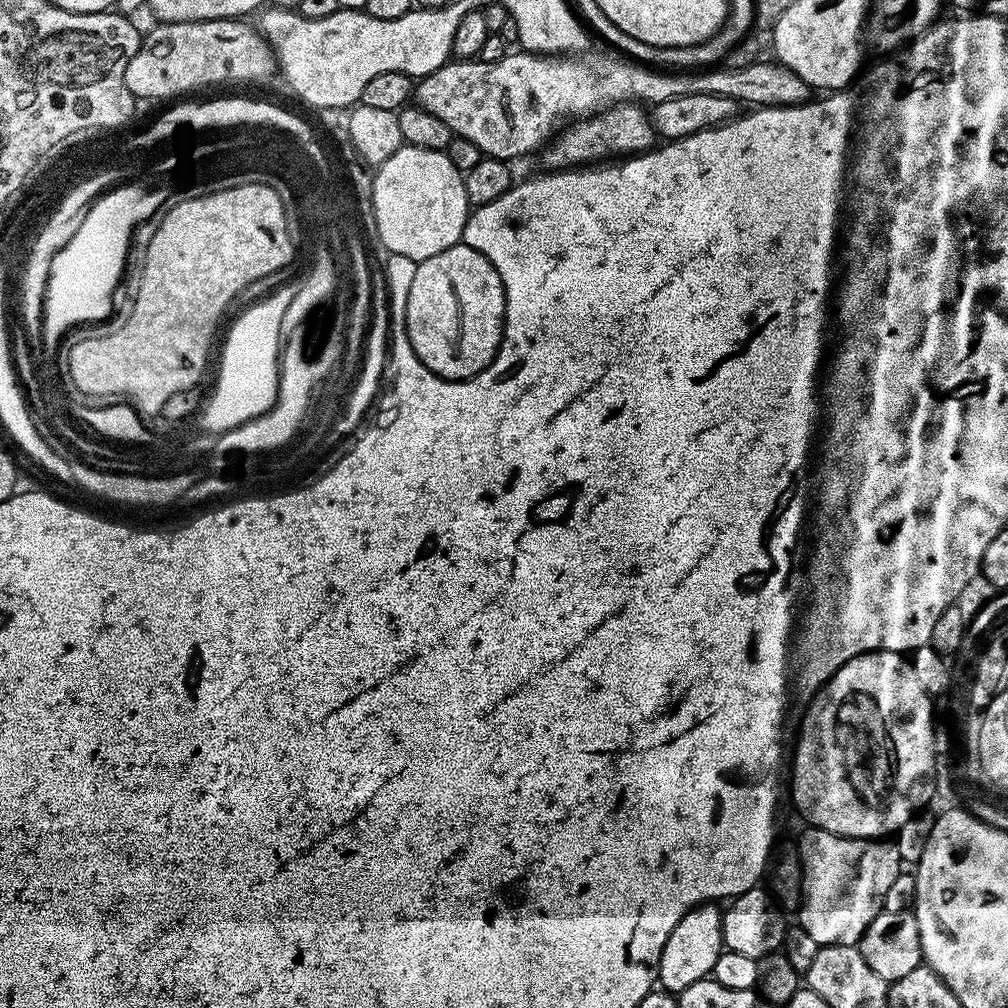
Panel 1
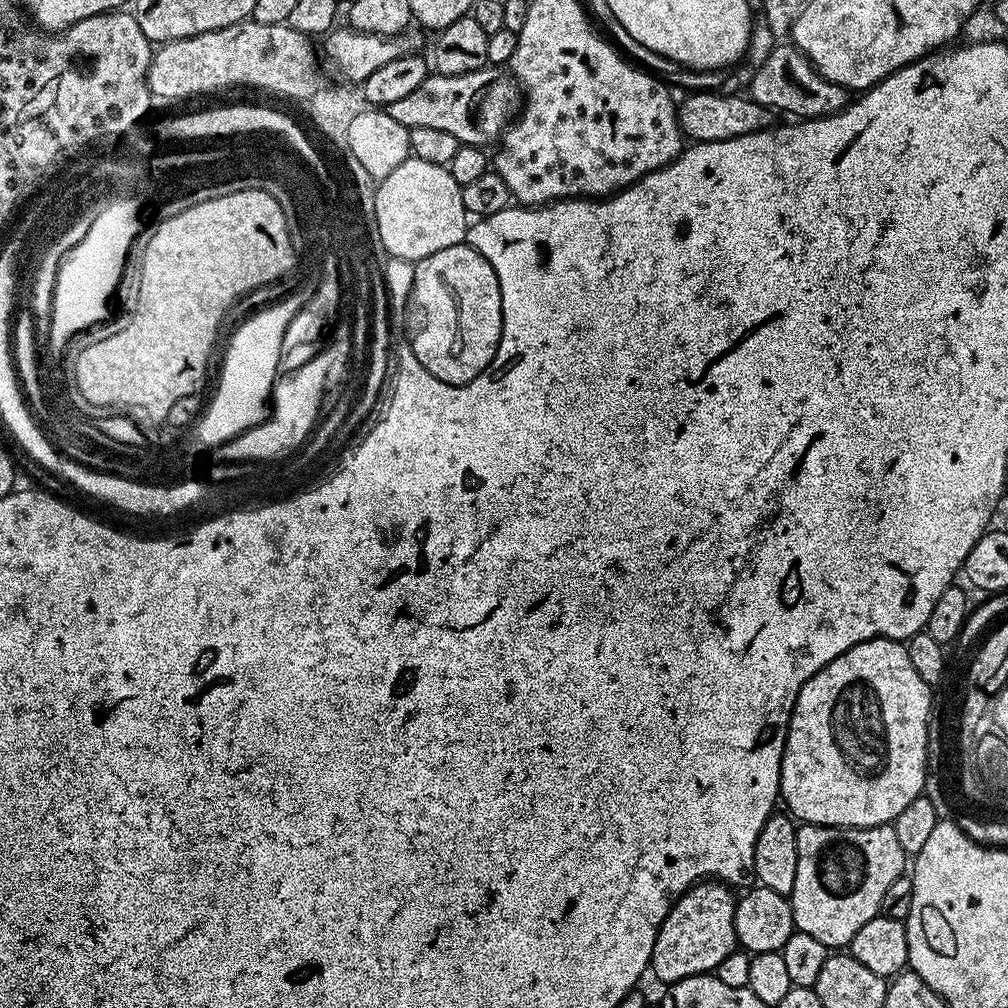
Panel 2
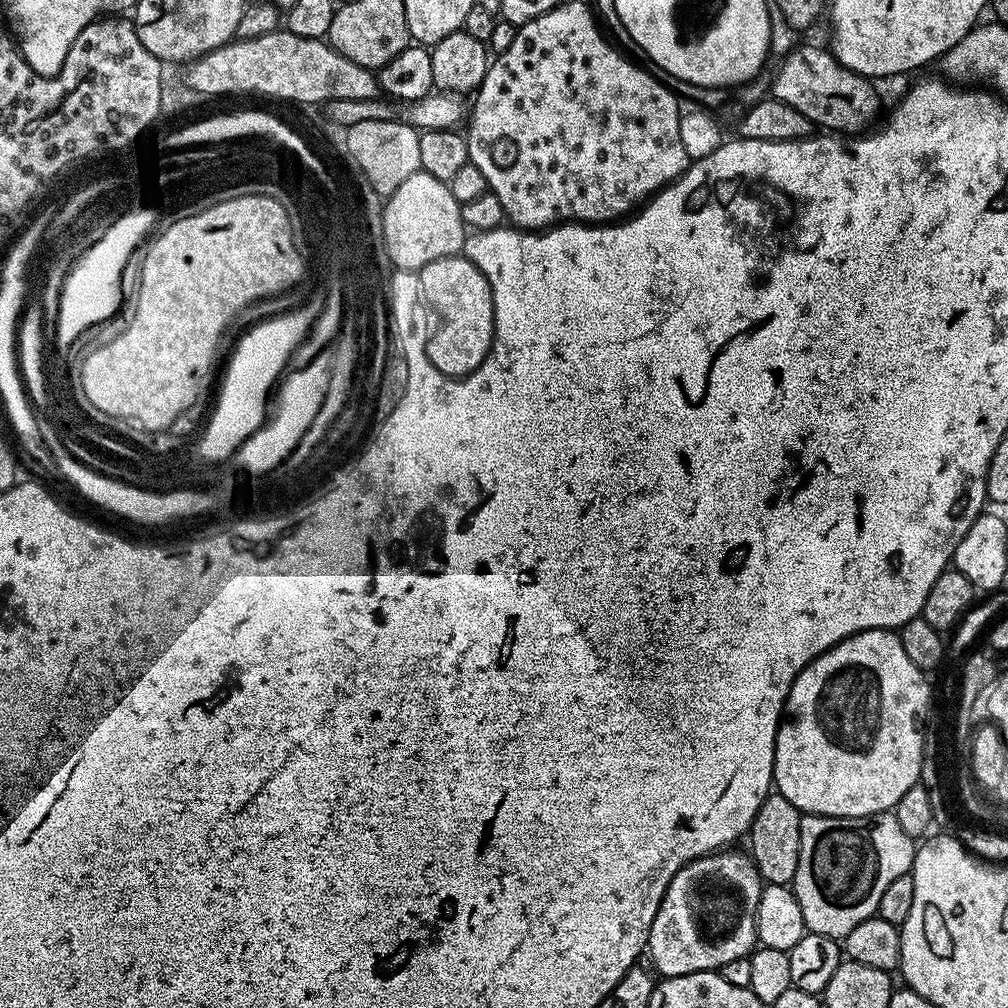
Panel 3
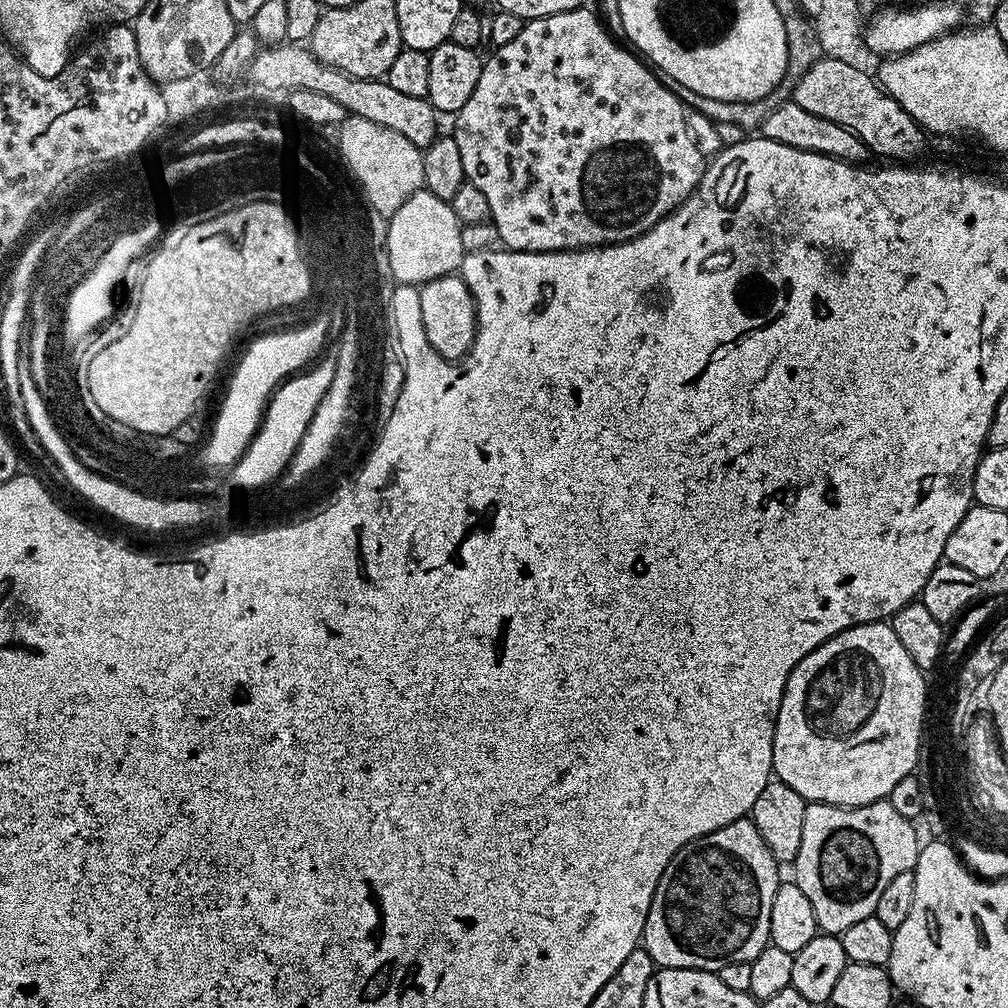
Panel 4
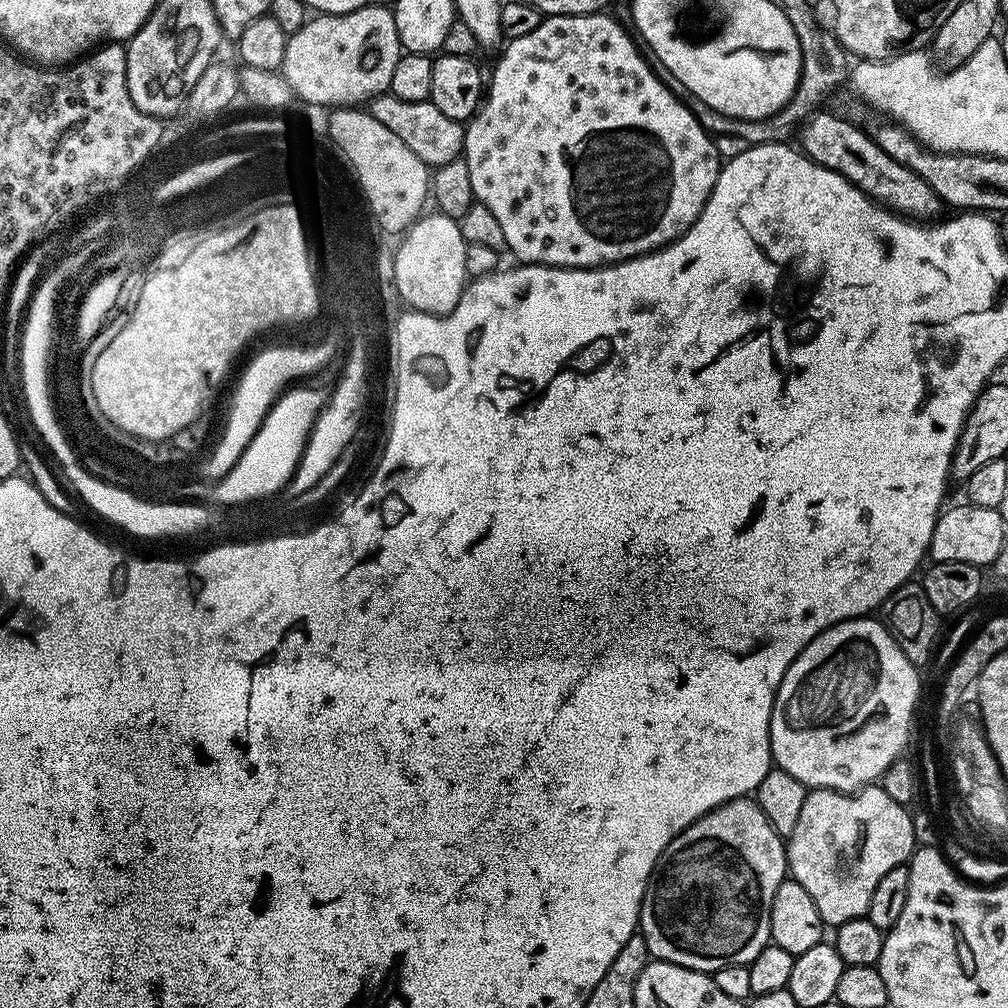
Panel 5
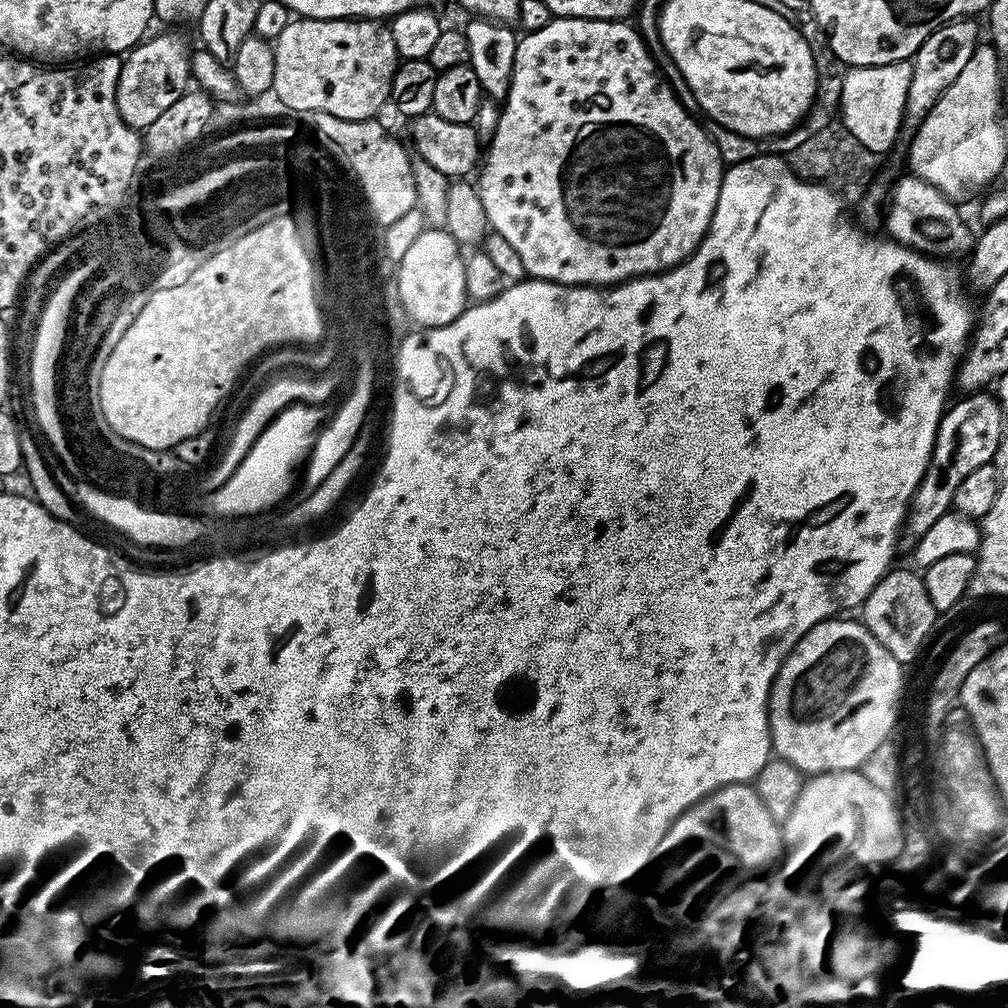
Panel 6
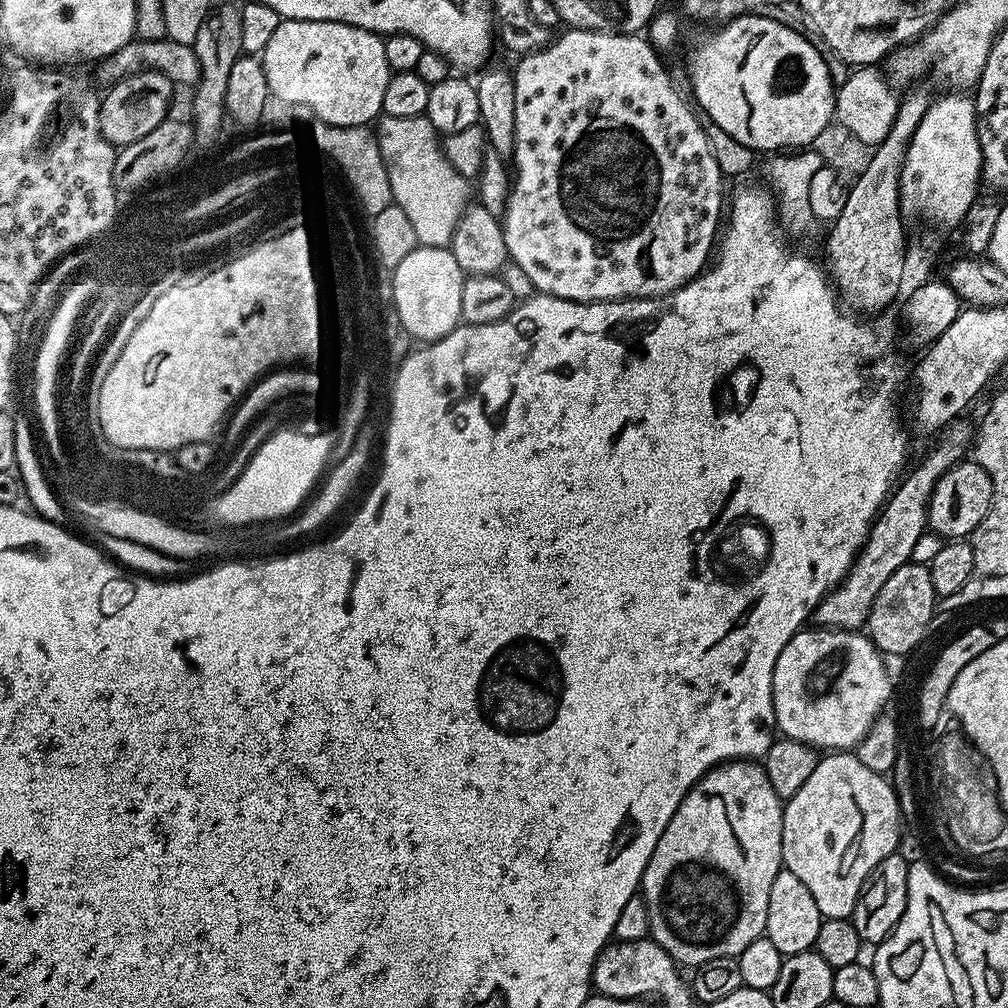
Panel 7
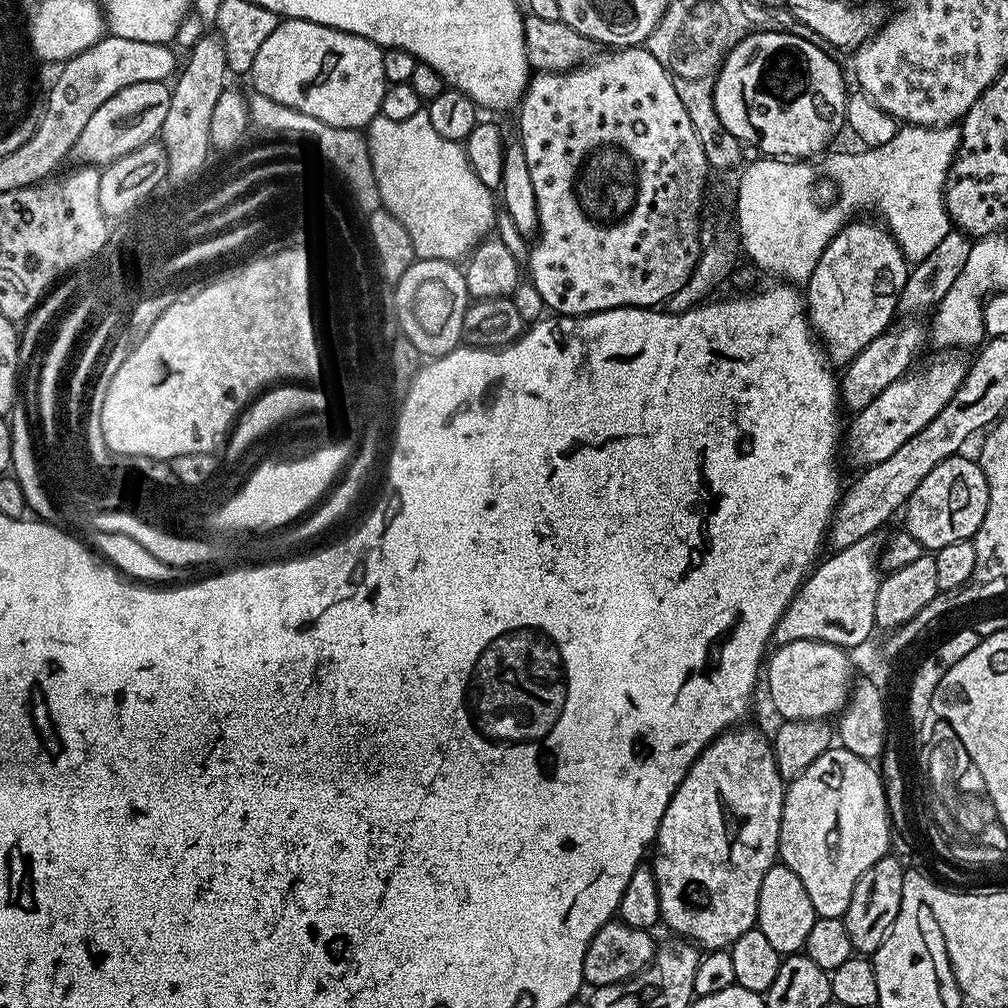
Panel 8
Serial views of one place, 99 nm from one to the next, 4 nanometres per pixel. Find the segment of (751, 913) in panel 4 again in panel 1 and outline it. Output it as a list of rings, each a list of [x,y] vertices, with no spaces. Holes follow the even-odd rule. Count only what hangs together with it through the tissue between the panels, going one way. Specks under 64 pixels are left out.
[[[712,902],[697,904],[682,918],[682,922],[678,922],[678,926],[674,926],[674,930],[670,930],[670,938],[666,938],[666,946],[660,955],[659,987],[679,994],[686,990],[686,986],[694,986],[694,982],[711,977],[714,962],[718,962],[723,951],[721,909]]]

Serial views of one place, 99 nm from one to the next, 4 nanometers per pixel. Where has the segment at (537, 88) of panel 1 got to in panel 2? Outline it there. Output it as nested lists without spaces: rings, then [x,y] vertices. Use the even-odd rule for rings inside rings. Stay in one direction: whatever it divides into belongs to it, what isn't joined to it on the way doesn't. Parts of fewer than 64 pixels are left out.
[[[791,42],[777,43],[772,49],[770,58],[762,62],[752,73],[750,95],[762,106],[789,112],[792,118],[815,118],[818,116],[833,116],[841,112],[850,103],[849,89],[838,86],[826,78],[814,65],[798,51]],[[485,66],[472,73],[454,74],[453,76],[429,74],[422,82],[422,86],[417,86],[410,94],[405,94],[403,98],[397,98],[386,105],[386,111],[390,114],[390,118],[402,122],[402,126],[407,128],[426,126],[433,130],[443,130],[446,133],[454,134],[454,138],[458,138],[460,144],[495,145],[522,107],[521,89],[519,92],[515,82],[504,72],[507,71],[500,66]]]

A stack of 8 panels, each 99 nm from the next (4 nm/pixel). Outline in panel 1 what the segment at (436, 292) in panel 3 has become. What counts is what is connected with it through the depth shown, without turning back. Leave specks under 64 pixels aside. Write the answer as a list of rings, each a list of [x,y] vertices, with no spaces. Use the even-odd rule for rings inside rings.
[[[463,242],[422,263],[427,267],[446,268],[466,306],[466,330],[463,331],[459,355],[456,355],[455,359],[444,359],[444,356],[430,358],[425,364],[432,373],[444,380],[471,380],[493,361],[501,346],[505,316],[505,290],[502,280],[493,263],[481,251],[474,250]]]

